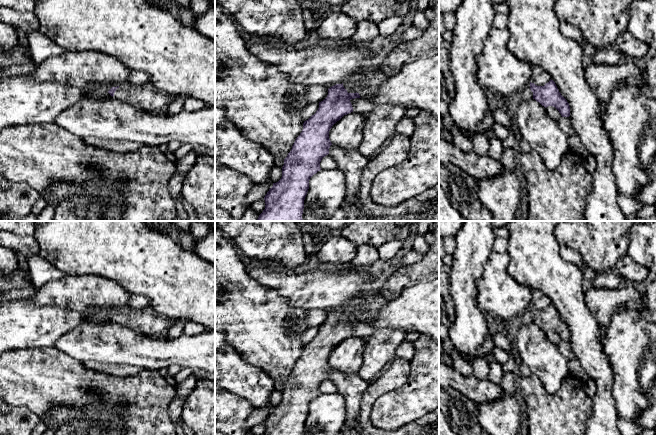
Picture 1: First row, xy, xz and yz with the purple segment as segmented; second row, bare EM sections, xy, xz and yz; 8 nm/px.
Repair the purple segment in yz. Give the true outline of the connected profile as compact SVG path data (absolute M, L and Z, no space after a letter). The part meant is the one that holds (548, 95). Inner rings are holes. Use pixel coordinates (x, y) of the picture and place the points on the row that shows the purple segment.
M550 79L544 86L529 83L521 91L522 100L533 98L545 108L555 107L562 117L570 116L570 106L567 100L559 92L555 82Z

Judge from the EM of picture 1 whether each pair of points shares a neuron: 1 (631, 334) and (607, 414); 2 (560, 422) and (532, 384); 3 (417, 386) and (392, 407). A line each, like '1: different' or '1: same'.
1: different
2: same
3: same

